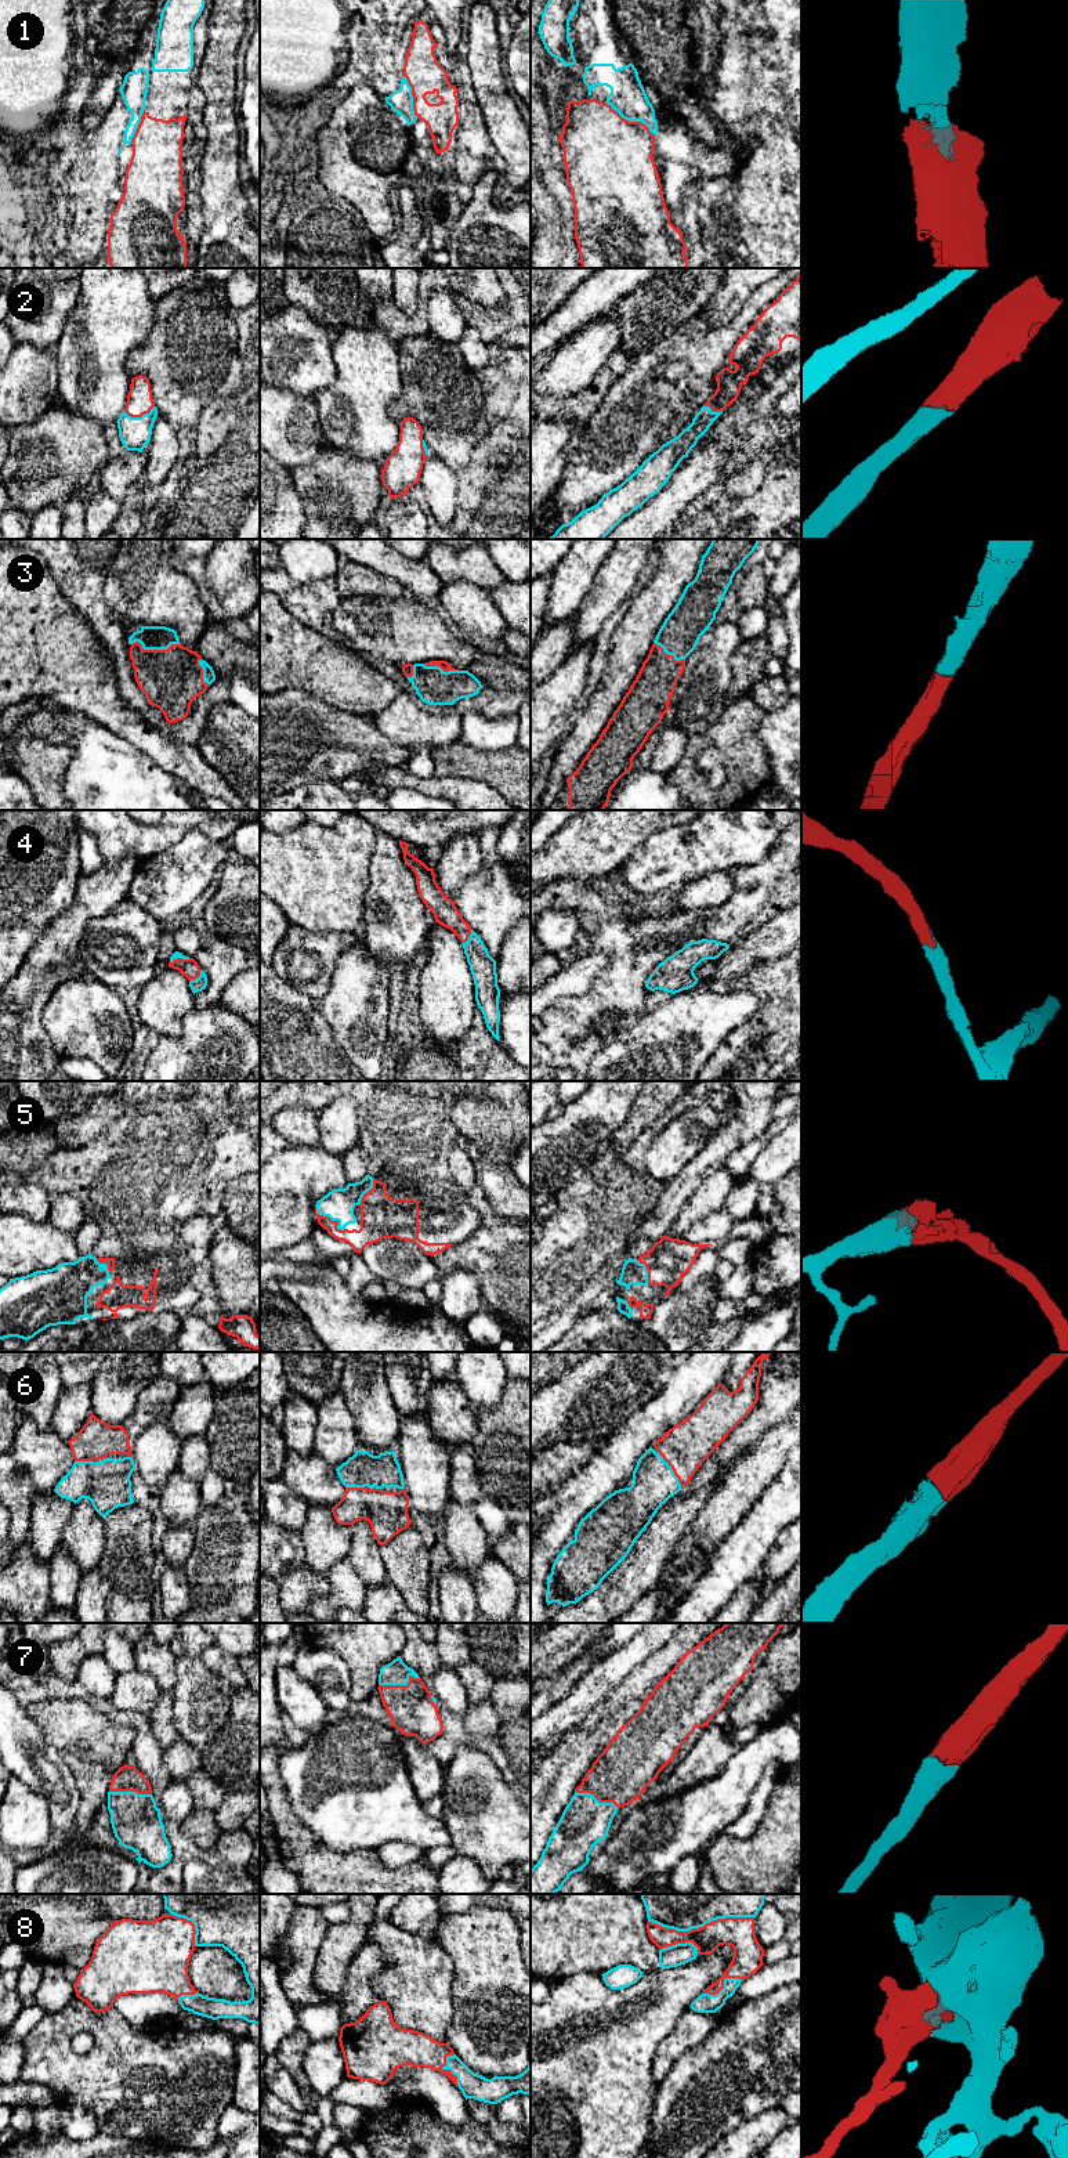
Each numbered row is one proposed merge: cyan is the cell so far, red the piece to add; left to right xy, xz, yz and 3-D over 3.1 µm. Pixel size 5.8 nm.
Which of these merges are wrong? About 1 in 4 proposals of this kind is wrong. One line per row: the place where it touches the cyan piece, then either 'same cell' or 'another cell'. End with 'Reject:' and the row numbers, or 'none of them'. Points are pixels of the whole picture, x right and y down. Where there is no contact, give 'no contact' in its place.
1: meets cyan in yz at (632, 120); same cell
2: meets cyan in xy at (141, 416); same cell
3: meets cyan in xy at (155, 649); same cell
4: meets cyan in xz at (469, 937); same cell
5: meets cyan in xz at (330, 1218); same cell
6: meets cyan in yz at (672, 1470); same cell
7: meets cyan in xz at (399, 1684); same cell
8: meets cyan in yz at (701, 1926); same cell
Reject: none of them

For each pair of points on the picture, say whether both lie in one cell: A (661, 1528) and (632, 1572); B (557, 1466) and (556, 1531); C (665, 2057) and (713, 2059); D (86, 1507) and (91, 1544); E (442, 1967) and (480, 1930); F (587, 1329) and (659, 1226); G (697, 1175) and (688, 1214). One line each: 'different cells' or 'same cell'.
A: same cell
B: different cells
C: different cells
D: same cell
E: different cells
F: different cells
G: different cells

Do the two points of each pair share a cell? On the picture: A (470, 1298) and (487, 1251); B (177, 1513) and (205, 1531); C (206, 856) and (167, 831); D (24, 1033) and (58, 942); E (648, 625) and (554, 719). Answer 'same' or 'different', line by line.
A: different
B: different
C: different
D: same
E: different

